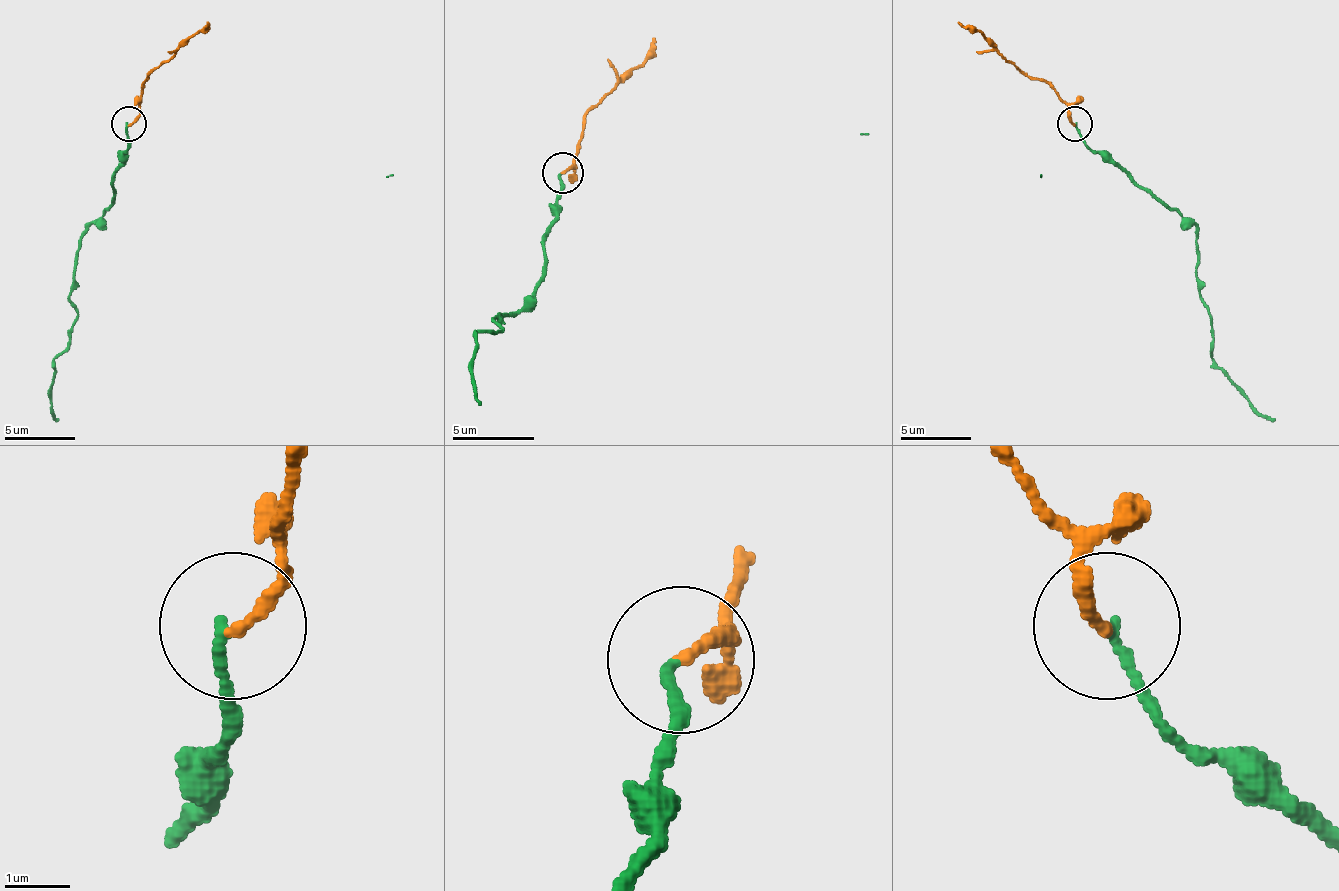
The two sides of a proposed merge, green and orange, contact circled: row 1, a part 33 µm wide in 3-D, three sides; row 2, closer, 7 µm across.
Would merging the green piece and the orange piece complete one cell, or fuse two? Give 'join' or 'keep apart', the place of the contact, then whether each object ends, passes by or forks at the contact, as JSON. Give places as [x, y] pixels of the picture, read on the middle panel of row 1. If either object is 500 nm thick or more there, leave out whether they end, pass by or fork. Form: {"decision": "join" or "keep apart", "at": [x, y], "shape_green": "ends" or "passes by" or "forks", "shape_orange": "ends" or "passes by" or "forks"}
{"decision": "keep apart", "at": [562, 173], "shape_green": "ends", "shape_orange": "ends"}

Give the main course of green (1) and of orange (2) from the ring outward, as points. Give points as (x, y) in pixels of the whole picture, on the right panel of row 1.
1: (1073, 125), (1091, 149), (1109, 153), (1197, 227), (1200, 297), (1211, 325), (1214, 364), (1257, 410), (1274, 421)
2: (1073, 125), (1066, 114), (1066, 103), (1038, 79), (1028, 79), (978, 29), (957, 22)

